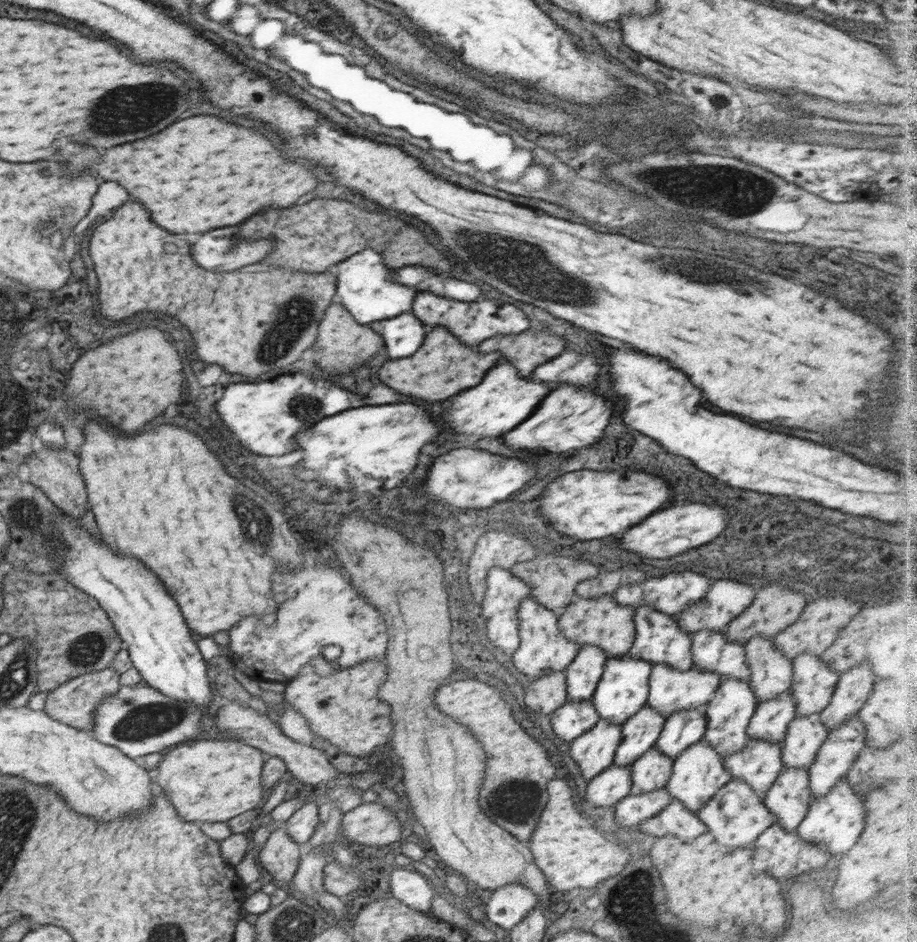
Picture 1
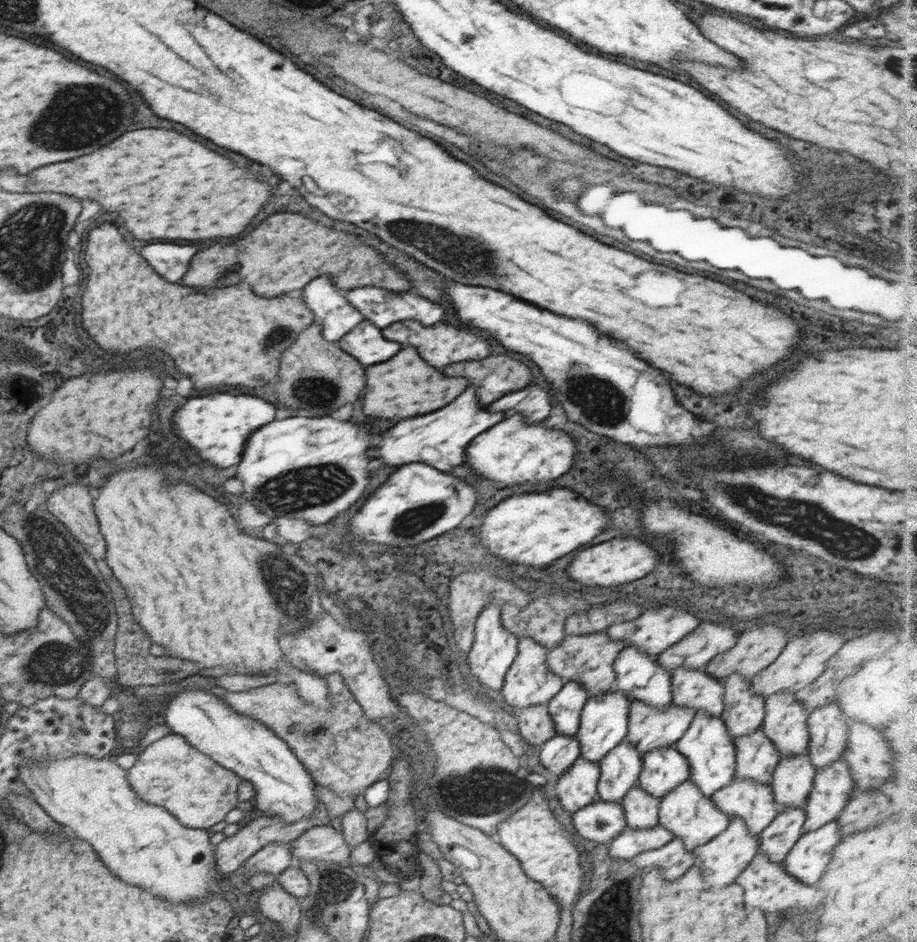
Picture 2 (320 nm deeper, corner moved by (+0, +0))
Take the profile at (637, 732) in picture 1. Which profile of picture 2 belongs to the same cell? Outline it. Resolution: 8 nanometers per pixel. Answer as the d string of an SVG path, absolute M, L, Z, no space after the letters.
M624 739L598 763L601 773L596 798L606 802L621 802L639 782L643 765L641 752Z

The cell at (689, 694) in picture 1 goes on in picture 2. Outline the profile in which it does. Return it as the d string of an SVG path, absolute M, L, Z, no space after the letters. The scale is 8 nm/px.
M634 700L630 705L628 734L625 740L634 745L642 756L655 748L675 744L694 720L695 708L670 704L654 708Z

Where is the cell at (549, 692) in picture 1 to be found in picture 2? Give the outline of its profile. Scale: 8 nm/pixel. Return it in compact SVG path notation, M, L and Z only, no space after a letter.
M535 704L517 712L518 730L523 743L534 747L548 742L556 734L556 725L547 704Z

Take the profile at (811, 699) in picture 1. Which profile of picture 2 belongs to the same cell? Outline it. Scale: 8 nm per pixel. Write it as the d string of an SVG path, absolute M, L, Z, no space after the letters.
M781 690L765 700L765 715L760 728L777 748L779 755L794 756L808 753L810 712L796 699L794 692Z

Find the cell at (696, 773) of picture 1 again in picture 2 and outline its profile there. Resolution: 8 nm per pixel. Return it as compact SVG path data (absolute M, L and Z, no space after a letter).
M687 780L661 798L658 820L672 835L682 839L686 850L693 851L724 832L729 825L730 816L718 810L711 797L704 796L693 780Z

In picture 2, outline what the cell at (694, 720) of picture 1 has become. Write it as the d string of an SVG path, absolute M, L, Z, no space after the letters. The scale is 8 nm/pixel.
M675 747L655 748L642 756L639 787L654 798L662 798L689 780L688 759Z

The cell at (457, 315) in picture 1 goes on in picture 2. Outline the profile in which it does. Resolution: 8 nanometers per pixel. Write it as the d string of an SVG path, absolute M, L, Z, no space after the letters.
M401 320L381 329L381 331L386 340L393 340L401 344L401 348L414 346L418 350L418 354L422 356L422 360L426 360L430 366L436 366L436 368L470 360L482 360L491 355L490 343L487 340L443 321L432 326L424 326L415 320Z

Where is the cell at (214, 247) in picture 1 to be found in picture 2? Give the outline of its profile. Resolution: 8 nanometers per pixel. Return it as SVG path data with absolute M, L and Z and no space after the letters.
M148 244L140 250L144 260L168 282L176 282L186 274L186 268L192 256L198 252L196 246L178 246L178 244Z

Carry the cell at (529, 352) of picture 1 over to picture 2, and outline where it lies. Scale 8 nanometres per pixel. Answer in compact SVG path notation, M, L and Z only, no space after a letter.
M491 354L482 360L454 363L443 368L442 374L446 374L446 376L463 376L469 380L470 385L477 385L476 396L482 406L506 396L508 392L522 390L524 386L528 386L528 382L531 384L532 380L532 369L522 360L508 357L508 355L494 356Z

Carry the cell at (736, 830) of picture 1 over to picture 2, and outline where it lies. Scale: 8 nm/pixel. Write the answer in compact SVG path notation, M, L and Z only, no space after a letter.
M732 816L729 825L724 832L721 832L710 842L703 844L693 850L696 856L697 865L702 870L702 876L706 882L710 882L712 888L720 890L726 884L732 884L736 876L740 876L742 870L750 864L750 861L759 853L759 837L749 833L748 827L743 818Z

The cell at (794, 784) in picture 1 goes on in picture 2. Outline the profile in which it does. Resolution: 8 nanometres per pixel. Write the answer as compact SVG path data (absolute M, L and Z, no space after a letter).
M786 806L758 835L759 852L767 854L770 862L783 862L789 850L804 834L805 809Z

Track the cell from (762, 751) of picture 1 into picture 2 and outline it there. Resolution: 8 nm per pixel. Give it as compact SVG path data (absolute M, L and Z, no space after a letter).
M735 777L711 799L728 816L744 819L749 833L759 835L775 818L781 807L774 800L771 785Z

